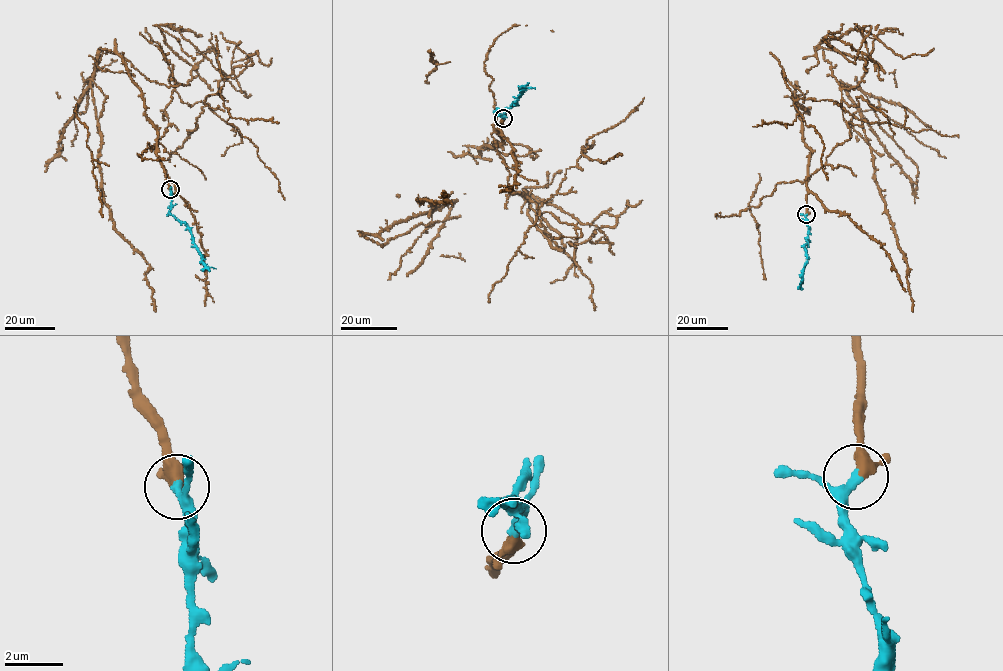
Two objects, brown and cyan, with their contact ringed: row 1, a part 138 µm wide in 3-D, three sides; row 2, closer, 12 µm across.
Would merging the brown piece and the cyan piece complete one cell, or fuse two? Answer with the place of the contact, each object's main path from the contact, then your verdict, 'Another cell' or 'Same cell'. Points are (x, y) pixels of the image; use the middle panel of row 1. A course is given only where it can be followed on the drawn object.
Place: (503, 118). Course of brown: (503, 118), (491, 134), (509, 190), (527, 196), (547, 238), (528, 193), (608, 244), (591, 235), (642, 200). Course of cyan: (503, 118), (497, 110), (516, 103), (520, 90), (535, 88). Same cell

